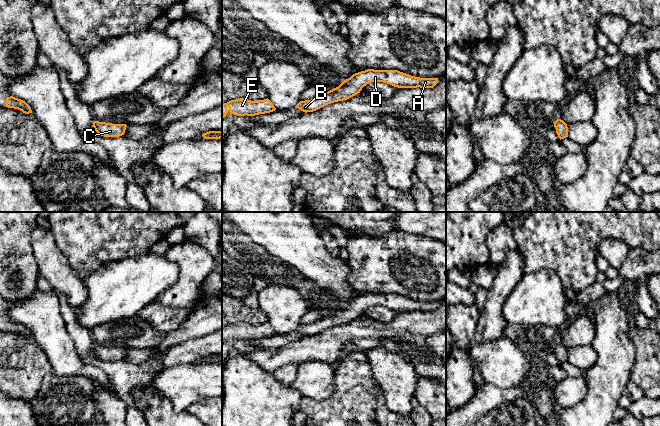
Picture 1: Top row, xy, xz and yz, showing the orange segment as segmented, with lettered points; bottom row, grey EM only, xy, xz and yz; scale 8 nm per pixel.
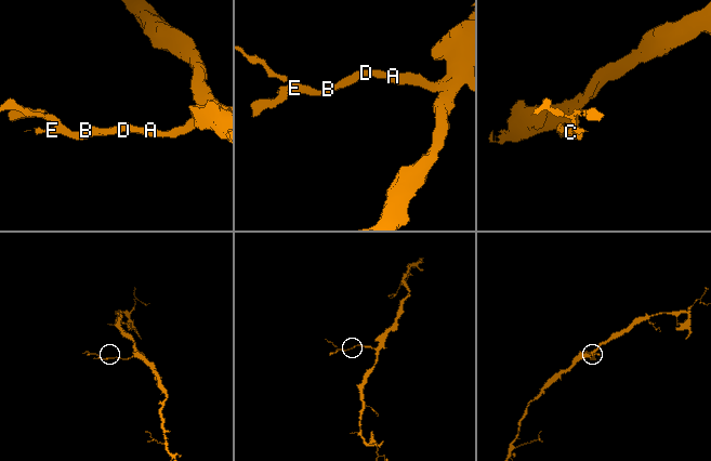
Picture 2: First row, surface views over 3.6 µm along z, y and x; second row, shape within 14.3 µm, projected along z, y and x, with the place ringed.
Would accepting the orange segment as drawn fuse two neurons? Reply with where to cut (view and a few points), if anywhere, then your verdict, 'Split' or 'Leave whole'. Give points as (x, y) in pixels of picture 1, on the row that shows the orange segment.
No split. Leave whole

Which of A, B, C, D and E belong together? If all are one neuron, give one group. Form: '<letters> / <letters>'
A B C D E

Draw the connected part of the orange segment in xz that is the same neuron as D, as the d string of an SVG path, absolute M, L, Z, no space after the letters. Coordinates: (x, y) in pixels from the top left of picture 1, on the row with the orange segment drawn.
M367 69L353 74L338 87L316 98L300 101L295 107L305 113L313 112L328 104L347 100L357 95L364 86L371 82L384 82L398 88L433 88L438 83L438 78L415 77L398 70Z

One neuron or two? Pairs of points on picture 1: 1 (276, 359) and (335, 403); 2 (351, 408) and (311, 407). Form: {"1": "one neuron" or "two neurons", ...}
{"1": "two neurons", "2": "one neuron"}

